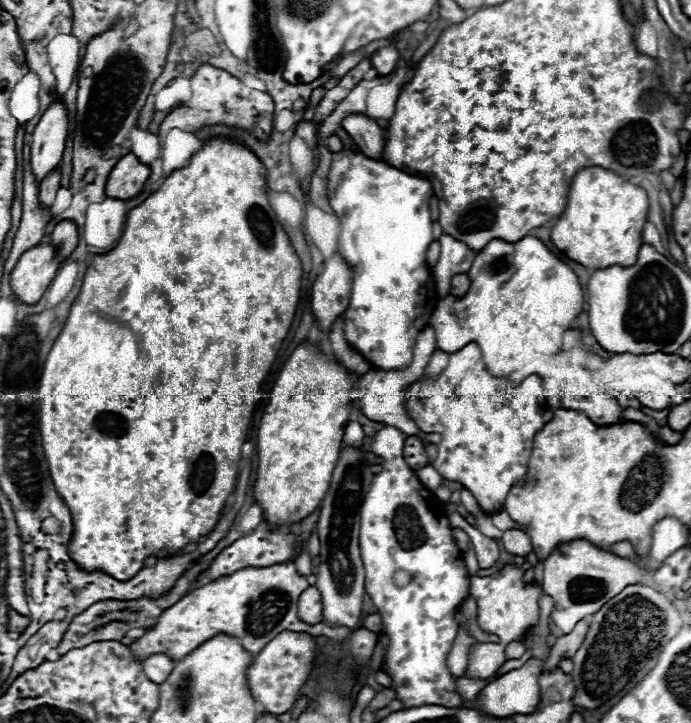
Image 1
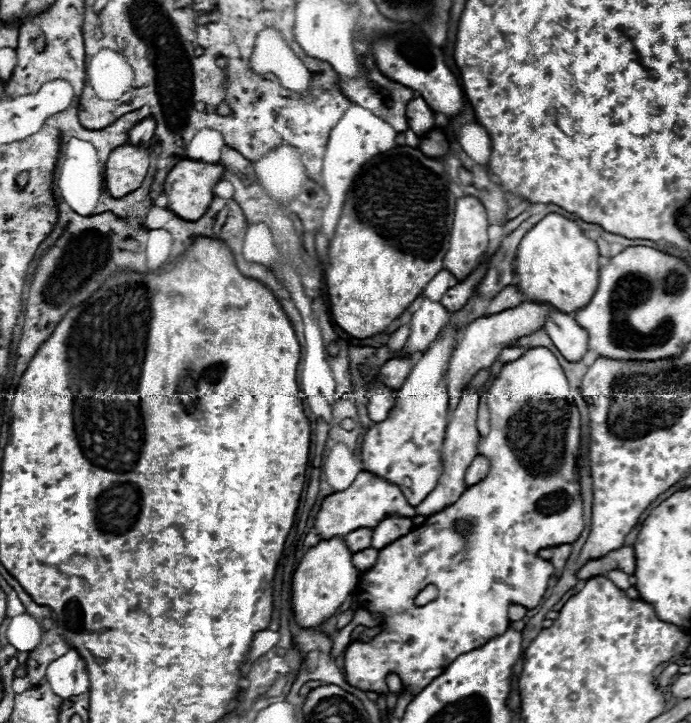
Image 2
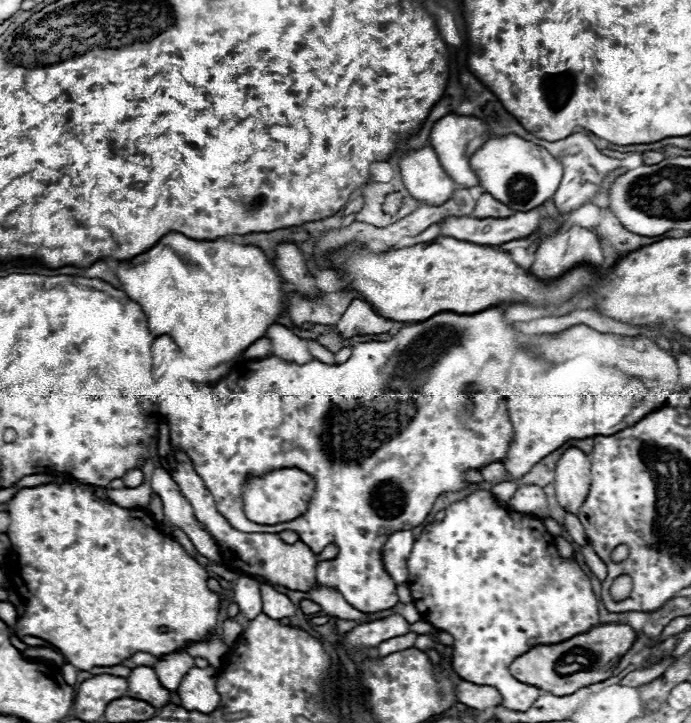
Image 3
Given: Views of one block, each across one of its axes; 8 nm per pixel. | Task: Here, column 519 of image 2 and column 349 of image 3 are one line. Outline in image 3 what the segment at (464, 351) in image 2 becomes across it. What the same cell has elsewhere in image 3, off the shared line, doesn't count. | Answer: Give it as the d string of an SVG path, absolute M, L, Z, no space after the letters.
M354 300L344 312L344 316L338 320L336 328L342 338L352 338L358 334L382 334L390 332L392 320L378 314L368 302Z

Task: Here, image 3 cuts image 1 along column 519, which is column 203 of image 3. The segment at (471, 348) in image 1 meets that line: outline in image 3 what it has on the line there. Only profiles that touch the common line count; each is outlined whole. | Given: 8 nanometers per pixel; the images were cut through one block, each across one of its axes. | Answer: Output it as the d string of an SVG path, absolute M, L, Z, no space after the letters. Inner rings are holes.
M504 306L486 308L470 316L440 312L424 322L404 326L392 340L354 346L350 360L336 366L318 360L300 366L276 356L254 362L242 360L232 366L226 378L210 384L208 392L212 396L194 394L176 400L168 412L172 448L190 456L194 470L214 496L218 512L236 530L272 534L294 530L314 554L320 554L324 546L334 542L340 552L336 558L316 564L318 584L340 590L356 610L376 612L394 608L398 604L396 584L382 562L386 538L404 530L404 524L422 524L440 494L464 488L464 470L480 470L506 456L512 424L504 406L506 386L498 376L512 376L520 372L524 362L534 362L534 358L522 350L520 334L506 324L504 312ZM204 400L210 404L206 414L212 420L204 420ZM280 468L300 468L316 480L316 494L308 514L272 526L250 522L242 508L244 484L252 476L264 476Z

